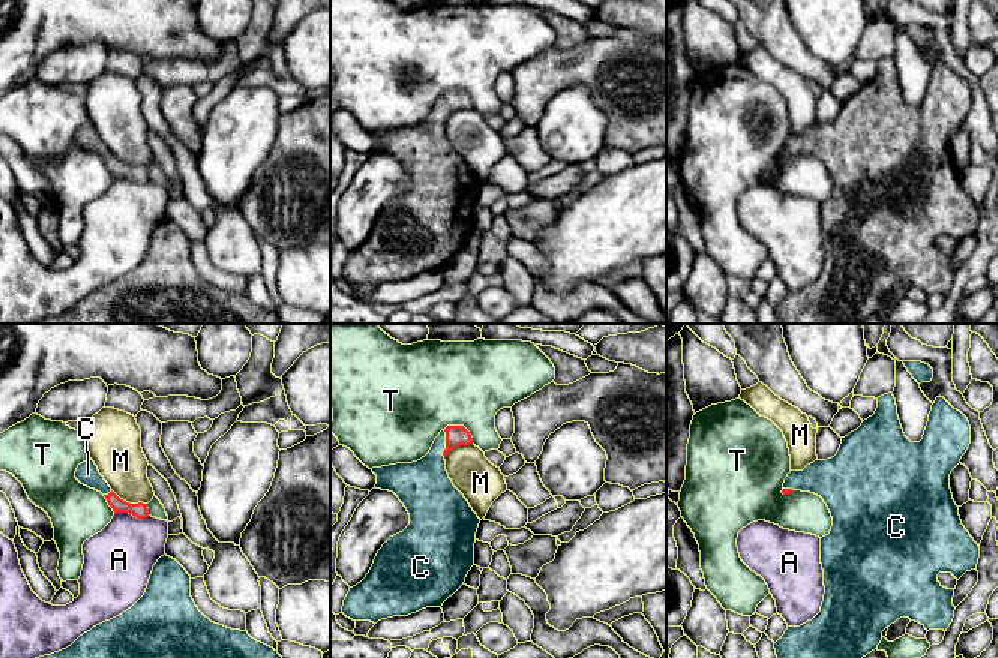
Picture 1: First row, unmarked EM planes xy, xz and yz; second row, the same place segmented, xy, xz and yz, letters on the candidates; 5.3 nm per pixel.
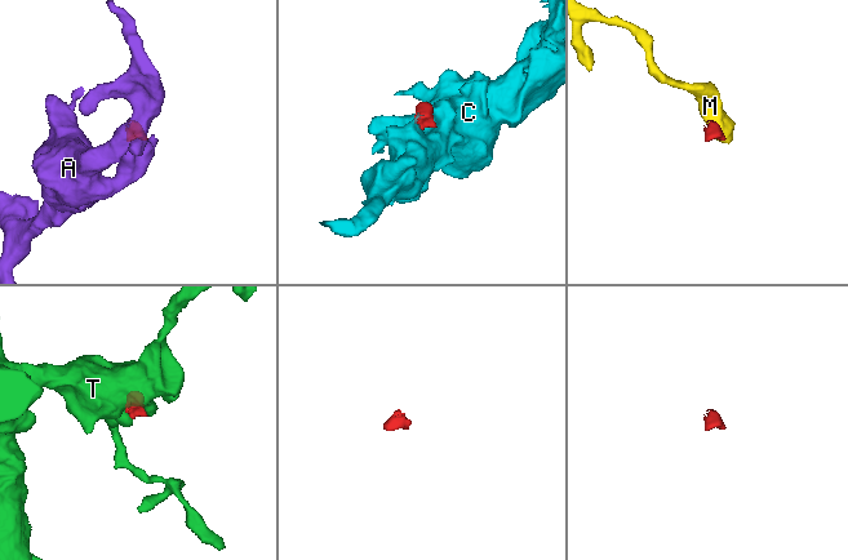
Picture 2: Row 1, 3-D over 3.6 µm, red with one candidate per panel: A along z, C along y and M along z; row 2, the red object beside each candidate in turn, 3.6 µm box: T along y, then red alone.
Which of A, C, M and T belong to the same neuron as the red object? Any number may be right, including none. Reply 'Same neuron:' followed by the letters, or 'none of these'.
Same neuron: C

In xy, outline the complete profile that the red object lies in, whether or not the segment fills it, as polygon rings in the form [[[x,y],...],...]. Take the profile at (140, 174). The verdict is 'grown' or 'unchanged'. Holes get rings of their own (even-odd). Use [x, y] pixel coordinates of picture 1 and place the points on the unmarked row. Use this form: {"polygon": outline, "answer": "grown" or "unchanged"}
{"polygon": [[[92,123],[83,126],[78,129],[75,135],[75,142],[98,156],[101,156],[108,169],[113,172],[114,178],[116,177],[129,177],[137,183],[146,183],[149,181],[149,172],[147,168],[138,166],[138,168],[129,168],[123,163],[120,163],[108,150],[108,147],[104,144],[104,141],[99,138],[98,130]]], "answer": "grown"}

